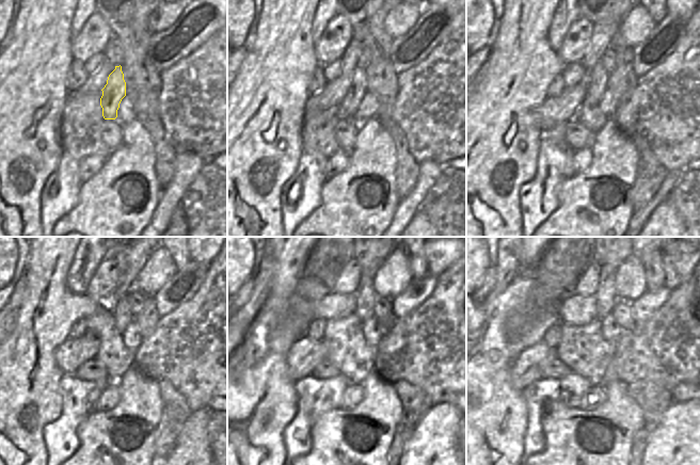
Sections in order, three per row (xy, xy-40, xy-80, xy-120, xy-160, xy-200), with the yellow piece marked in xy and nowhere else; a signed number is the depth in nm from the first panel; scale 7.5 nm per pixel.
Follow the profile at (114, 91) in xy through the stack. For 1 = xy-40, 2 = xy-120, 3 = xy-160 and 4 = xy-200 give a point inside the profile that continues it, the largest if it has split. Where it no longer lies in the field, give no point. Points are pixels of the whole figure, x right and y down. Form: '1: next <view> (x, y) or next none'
1: next xy-40 (359, 87)
2: next xy-120 (123, 317)
3: next xy-160 (365, 293)
4: next xy-200 (605, 295)

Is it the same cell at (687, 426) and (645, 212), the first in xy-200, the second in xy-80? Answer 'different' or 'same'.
different

